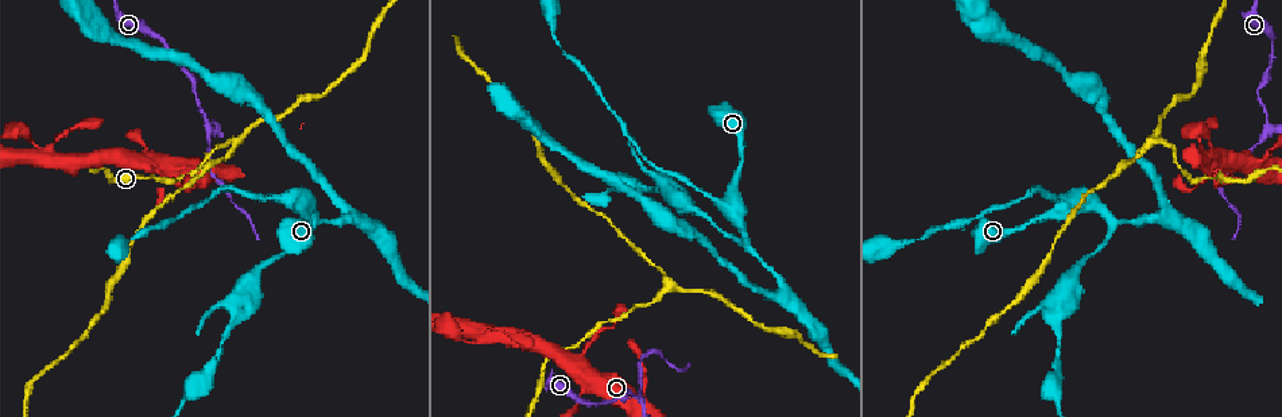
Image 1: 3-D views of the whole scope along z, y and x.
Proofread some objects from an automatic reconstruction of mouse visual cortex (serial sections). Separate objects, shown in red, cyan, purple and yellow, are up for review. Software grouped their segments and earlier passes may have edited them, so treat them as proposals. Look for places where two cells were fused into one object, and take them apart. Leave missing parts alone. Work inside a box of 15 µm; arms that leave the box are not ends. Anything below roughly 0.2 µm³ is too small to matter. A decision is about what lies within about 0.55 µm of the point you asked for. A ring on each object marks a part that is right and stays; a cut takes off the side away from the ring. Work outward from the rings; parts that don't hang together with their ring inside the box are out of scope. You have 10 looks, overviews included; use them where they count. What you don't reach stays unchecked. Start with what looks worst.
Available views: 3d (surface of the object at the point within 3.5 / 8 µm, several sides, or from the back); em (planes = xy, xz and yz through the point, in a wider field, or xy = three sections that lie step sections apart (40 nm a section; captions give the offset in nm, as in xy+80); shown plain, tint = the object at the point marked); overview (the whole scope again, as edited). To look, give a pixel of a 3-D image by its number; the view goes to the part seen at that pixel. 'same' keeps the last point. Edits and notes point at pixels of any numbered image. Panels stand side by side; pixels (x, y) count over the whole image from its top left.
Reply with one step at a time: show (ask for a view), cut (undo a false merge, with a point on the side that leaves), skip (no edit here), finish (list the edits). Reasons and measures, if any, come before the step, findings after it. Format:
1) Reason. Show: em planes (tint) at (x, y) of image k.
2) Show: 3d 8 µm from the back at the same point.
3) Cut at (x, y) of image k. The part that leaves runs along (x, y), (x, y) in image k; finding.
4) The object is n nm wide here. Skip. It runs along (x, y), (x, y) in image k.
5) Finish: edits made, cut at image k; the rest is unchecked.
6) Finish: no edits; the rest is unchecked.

Three arms meet. Show: 3d 3.5 µm at (1158, 140) of image 1.

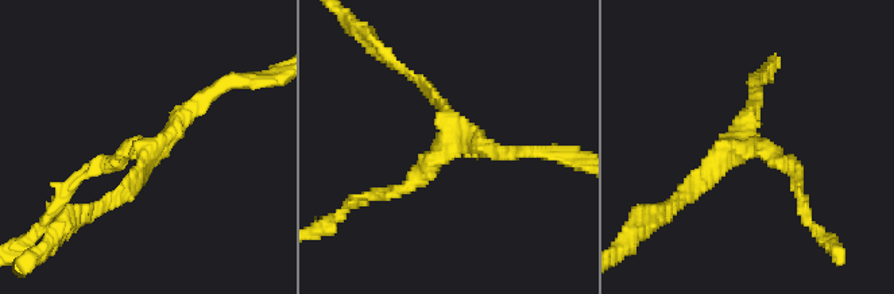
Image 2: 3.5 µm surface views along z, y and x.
3 arms meet here; the arms are 150, 200, 200 nm wide. Show: em xy step 1 (tint) at (446, 141) of image 2.

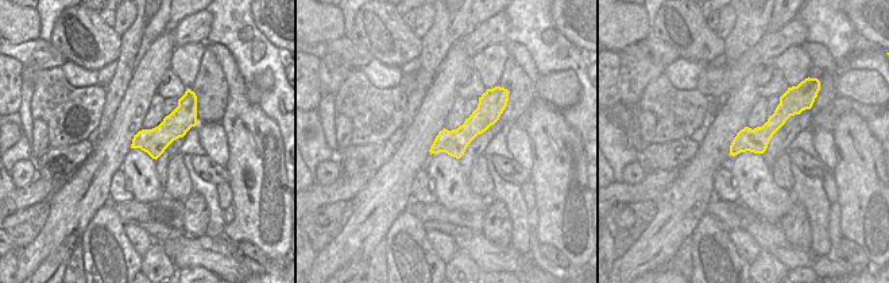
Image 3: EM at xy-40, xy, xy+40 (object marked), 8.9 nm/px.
Skip. It runs along (384, 197), (456, 135), (422, 86) in image 2; continuous, no second cell.

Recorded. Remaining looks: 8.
Side arm on a straight run. Show: em xy step 2 (tint) at (51, 155) of image 1.

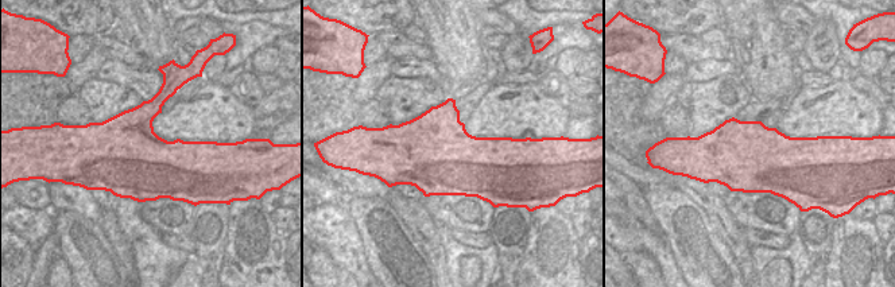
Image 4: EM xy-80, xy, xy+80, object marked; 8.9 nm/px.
Show: 3d 3.5 µm at the same point.

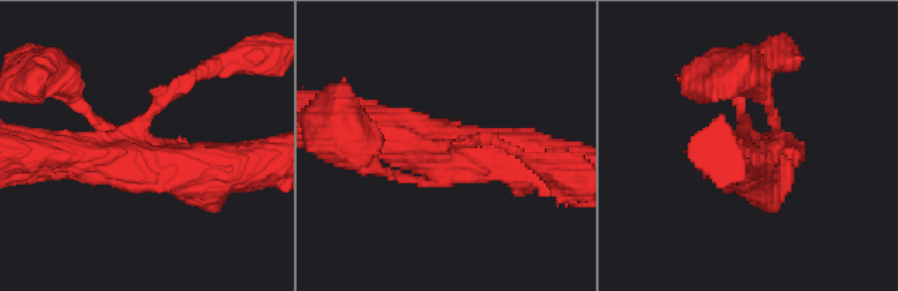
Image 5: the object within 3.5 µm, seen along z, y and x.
Skip. It runs along (529, 160), (441, 154), (355, 130) in image 5; all the same cell.

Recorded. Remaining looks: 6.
Abrupt turn. Show: 3d 3.5 µm at (1273, 129) of image 1.

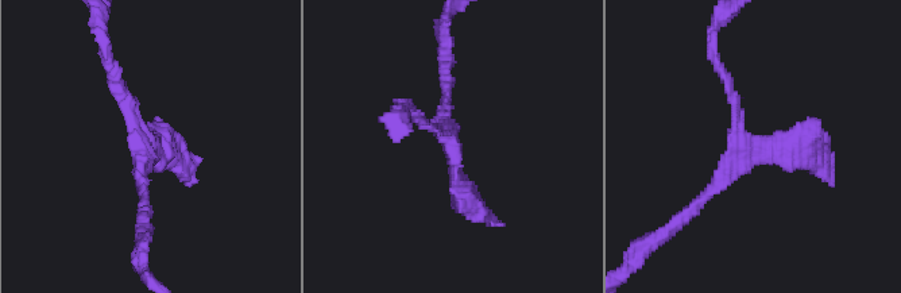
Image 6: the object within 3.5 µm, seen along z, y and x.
Now the EM. Show: em xy step 5 (tint) at (750, 150) of image 6.

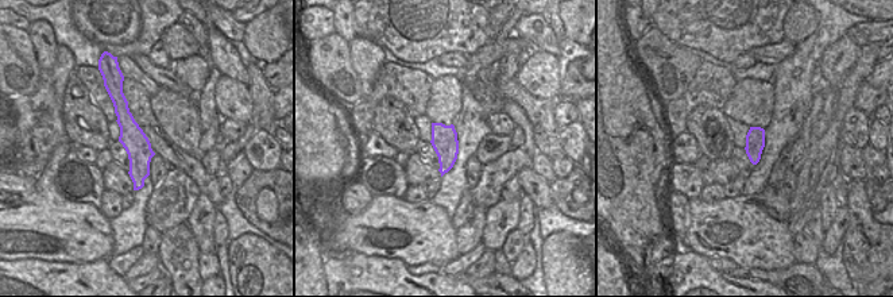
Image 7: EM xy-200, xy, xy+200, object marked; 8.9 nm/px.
Skip. It runs along (722, 73), (750, 149), (805, 149), (812, 173) in image 6; one cell here.

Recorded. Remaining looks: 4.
Show: 3d 3.5 µm at (1073, 202) of image 1.

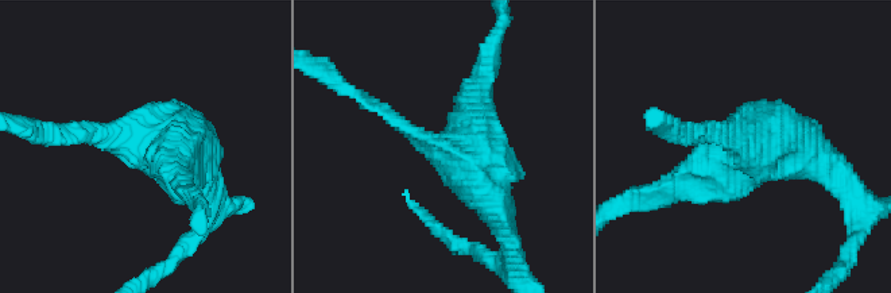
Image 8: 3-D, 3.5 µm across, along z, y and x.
Now the EM. Show: em xy step 3 (tint) at (145, 143) of image 8.

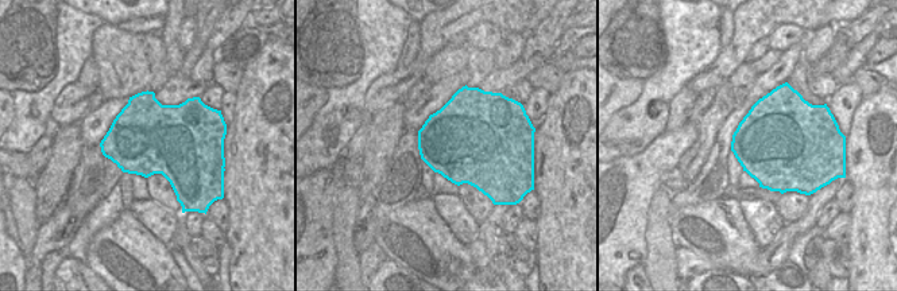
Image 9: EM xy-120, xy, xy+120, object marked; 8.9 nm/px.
Skip. It runs along (673, 185), (766, 139), (824, 161) in image 8; one cell here.

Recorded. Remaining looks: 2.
Finish: no edits; the rest is unchecked.

